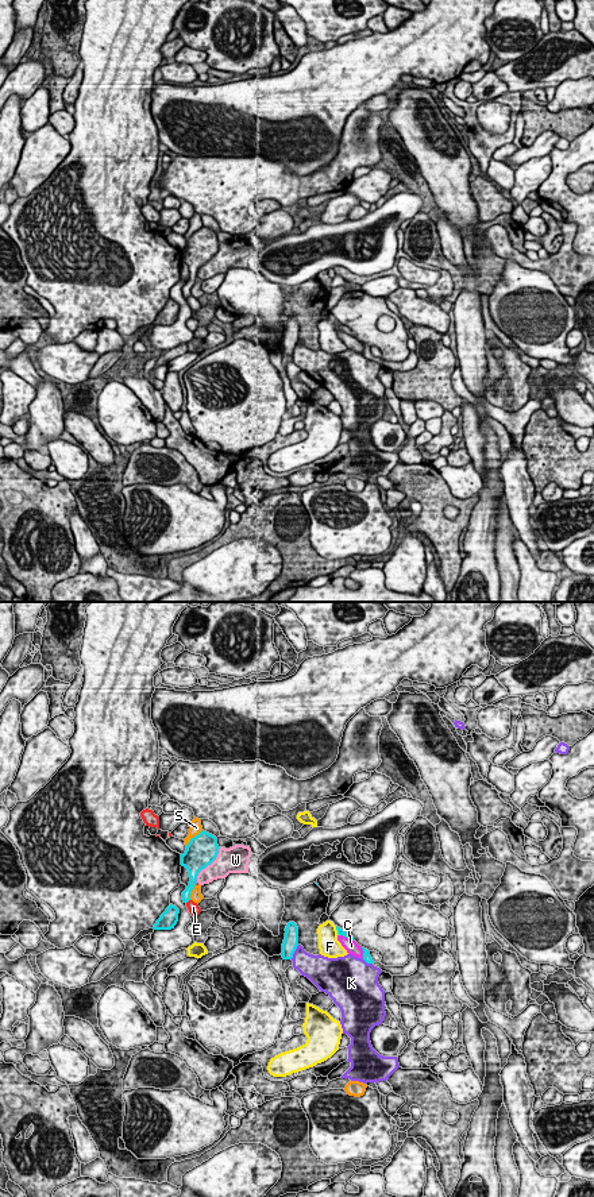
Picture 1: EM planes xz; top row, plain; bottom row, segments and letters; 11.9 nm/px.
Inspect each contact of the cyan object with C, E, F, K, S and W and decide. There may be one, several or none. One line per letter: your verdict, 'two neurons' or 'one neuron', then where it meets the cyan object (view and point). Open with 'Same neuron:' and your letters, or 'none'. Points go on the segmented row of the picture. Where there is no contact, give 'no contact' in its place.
Same neuron: none
C: two neurons | xz (346, 937)
E: two neurons | xz (188, 900)
F: two neurons | xz (336, 929)
K: two neurons | xz (294, 950)
S: two neurons | xz (195, 837)
W: two neurons | xz (208, 864)

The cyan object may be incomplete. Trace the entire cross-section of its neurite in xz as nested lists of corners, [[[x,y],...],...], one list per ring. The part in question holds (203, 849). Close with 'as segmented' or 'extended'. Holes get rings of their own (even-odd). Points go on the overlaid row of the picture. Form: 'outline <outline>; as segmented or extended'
outline [[[204,830],[188,843],[185,853],[181,854],[181,865],[188,869],[190,877],[189,885],[182,892],[184,903],[192,900],[198,873],[216,860],[219,849],[217,838]]]; as segmented

